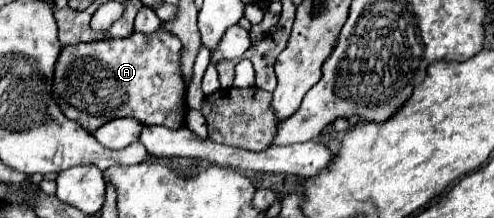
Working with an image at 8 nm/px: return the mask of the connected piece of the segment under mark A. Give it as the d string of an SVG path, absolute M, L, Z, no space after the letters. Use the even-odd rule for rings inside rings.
M162 30L64 46L54 66L52 96L62 114L90 134L120 116L134 116L144 126L182 128L188 110L180 50L180 40Z

